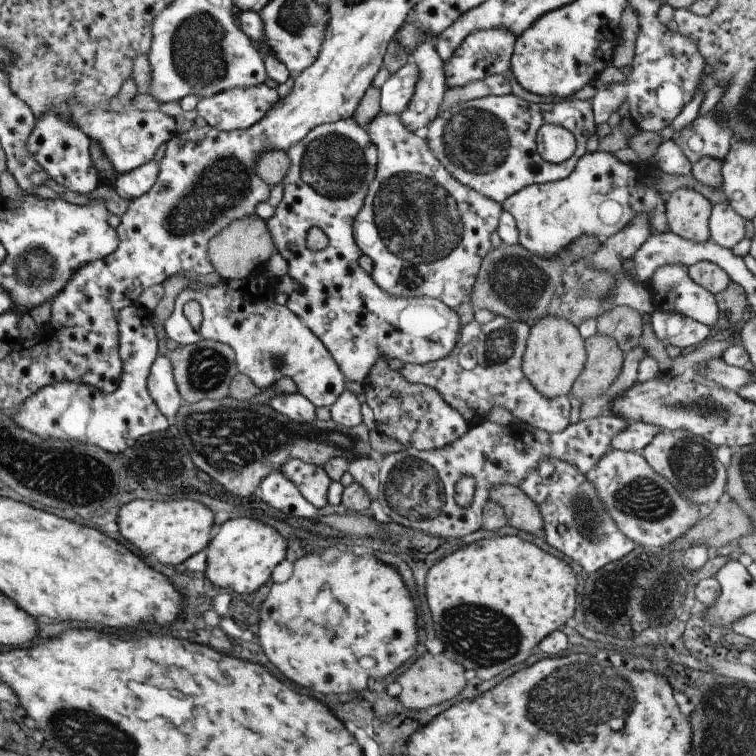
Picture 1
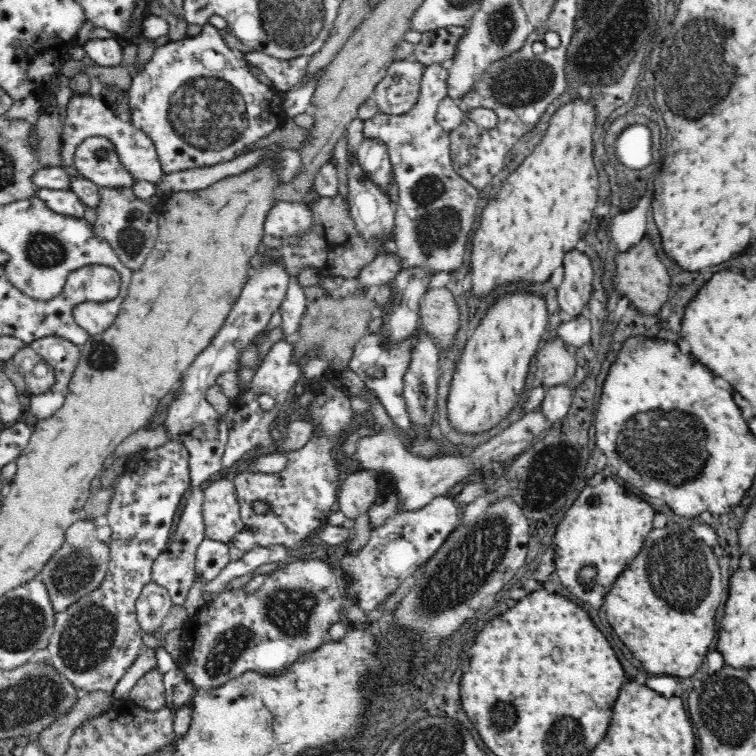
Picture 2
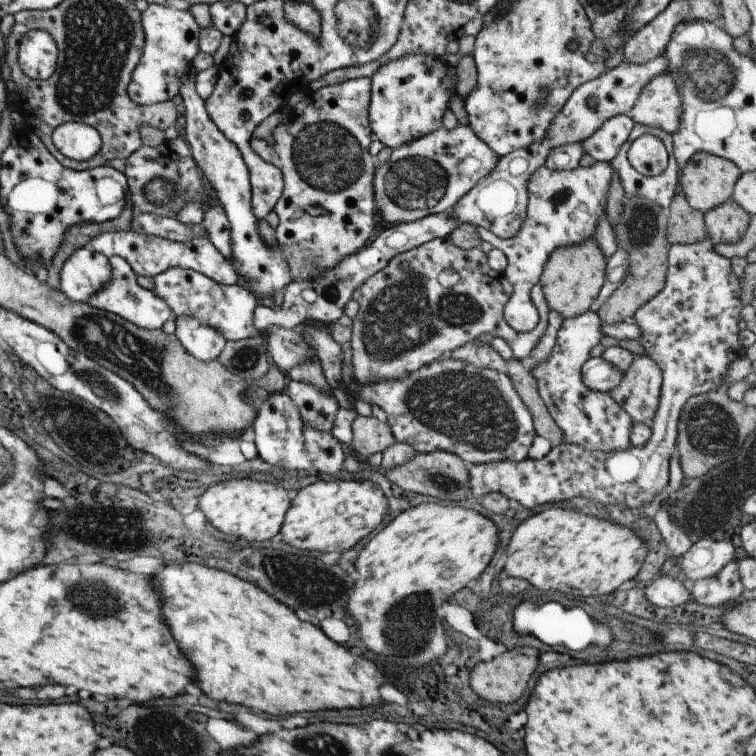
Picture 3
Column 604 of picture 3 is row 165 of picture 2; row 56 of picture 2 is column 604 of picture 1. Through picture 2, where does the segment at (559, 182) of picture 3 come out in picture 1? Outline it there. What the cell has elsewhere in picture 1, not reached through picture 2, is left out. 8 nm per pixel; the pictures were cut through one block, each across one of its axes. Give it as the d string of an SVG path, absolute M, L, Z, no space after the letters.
M601 150L593 154L585 152L567 178L551 184L527 186L509 196L501 208L515 218L519 246L543 260L551 260L581 236L615 236L627 228L635 216L649 218L651 234L667 234L667 196L655 188L647 188L645 182L645 170L637 164L625 164L615 154Z

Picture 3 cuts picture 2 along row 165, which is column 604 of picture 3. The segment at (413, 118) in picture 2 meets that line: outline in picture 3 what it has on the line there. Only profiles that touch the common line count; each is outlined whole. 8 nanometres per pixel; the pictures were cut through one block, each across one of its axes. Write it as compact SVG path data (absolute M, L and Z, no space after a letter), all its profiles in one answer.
M585 312L577 318L563 320L555 346L545 358L545 362L537 368L533 368L533 376L537 380L539 396L553 418L553 422L561 428L563 432L563 442L565 444L577 444L585 450L591 452L619 452L631 448L629 434L633 430L633 420L629 414L613 400L609 392L595 392L587 388L581 380L581 368L589 360L589 350L599 344L603 338L603 328L597 312Z

